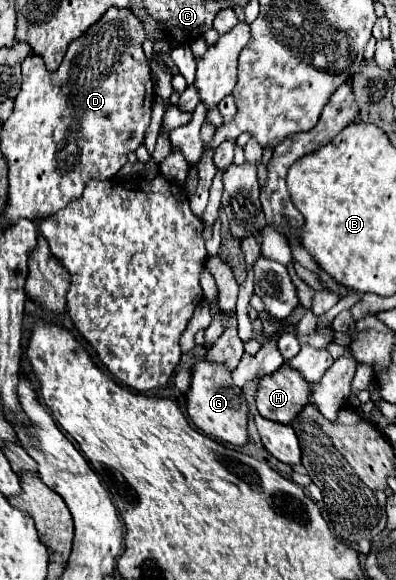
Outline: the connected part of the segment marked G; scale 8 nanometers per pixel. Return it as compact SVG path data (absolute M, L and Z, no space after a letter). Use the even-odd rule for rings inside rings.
M202 359L194 367L194 373L192 373L192 385L190 385L190 391L186 393L186 409L188 409L188 415L194 421L194 425L204 435L210 435L218 441L232 443L238 447L248 441L248 433L246 433L248 405L246 405L242 389L238 389L232 383L228 369L222 369L220 365Z

